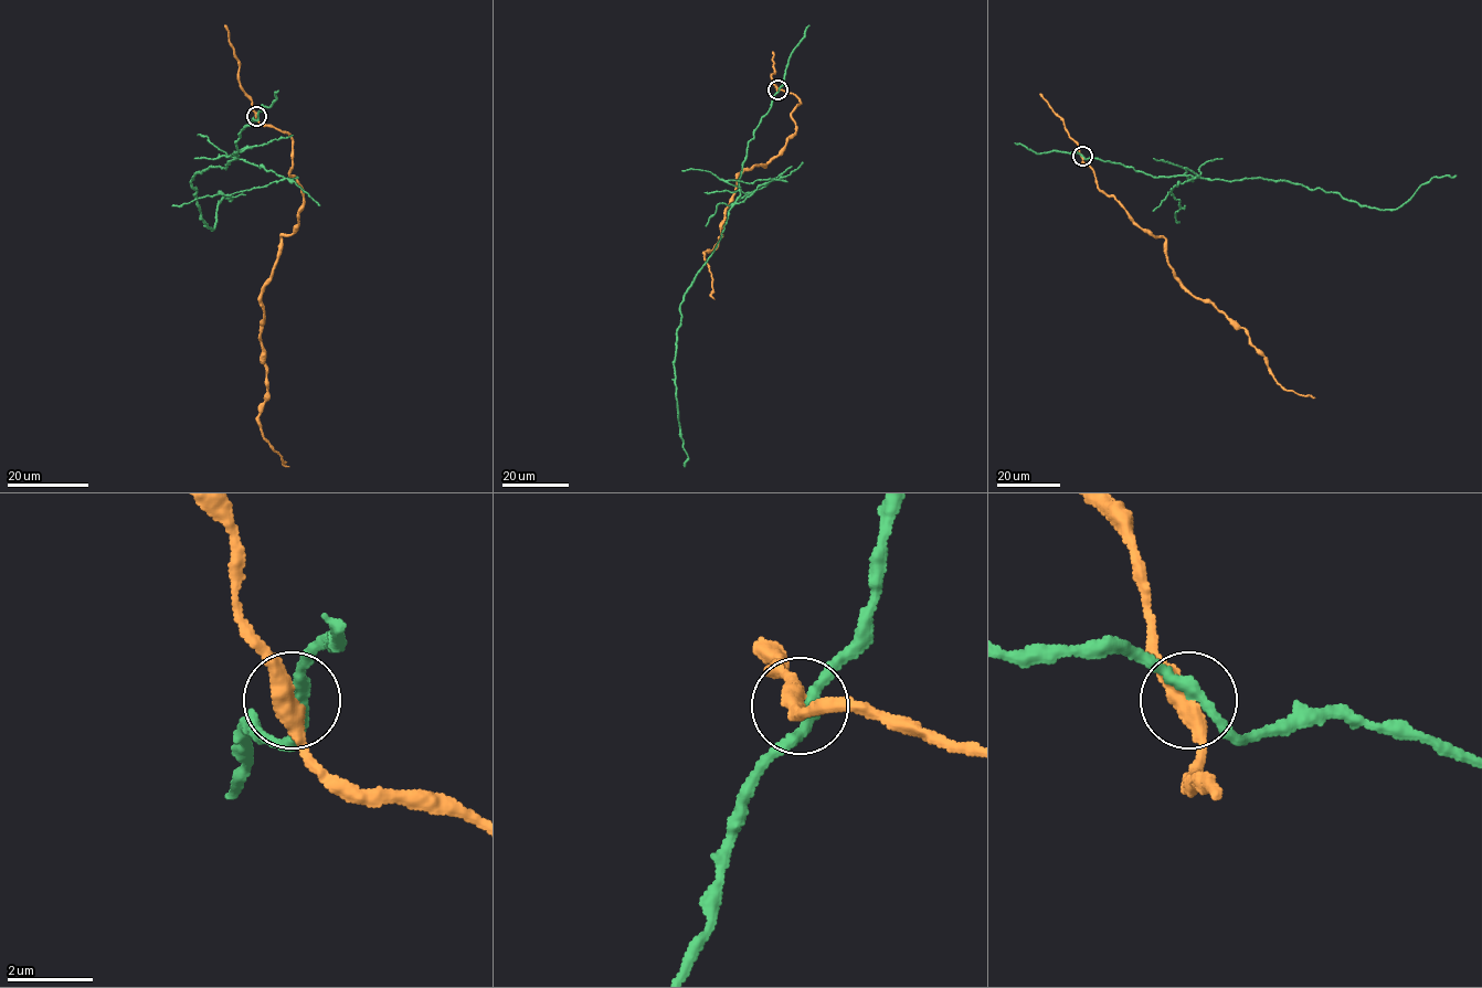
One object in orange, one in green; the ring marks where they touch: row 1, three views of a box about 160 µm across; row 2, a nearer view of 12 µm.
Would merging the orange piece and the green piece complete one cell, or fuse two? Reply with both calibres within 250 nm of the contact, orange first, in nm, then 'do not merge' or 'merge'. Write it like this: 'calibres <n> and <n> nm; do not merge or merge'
calibres 400 and 240 nm; do not merge

